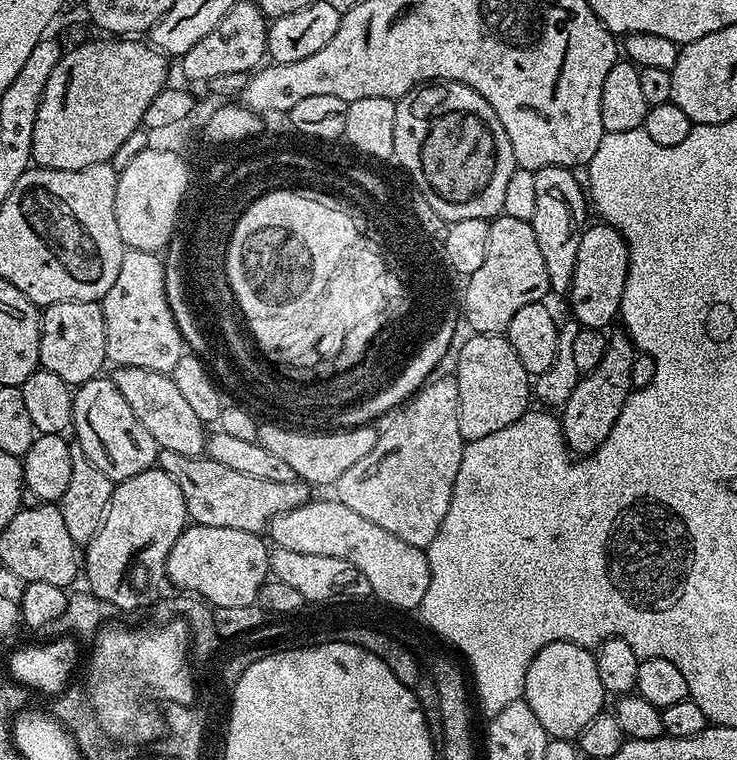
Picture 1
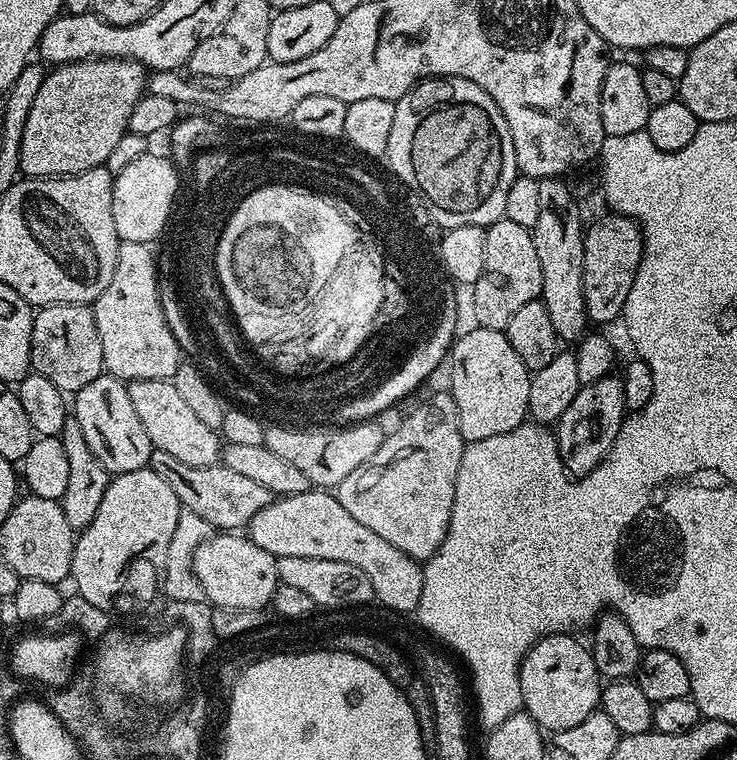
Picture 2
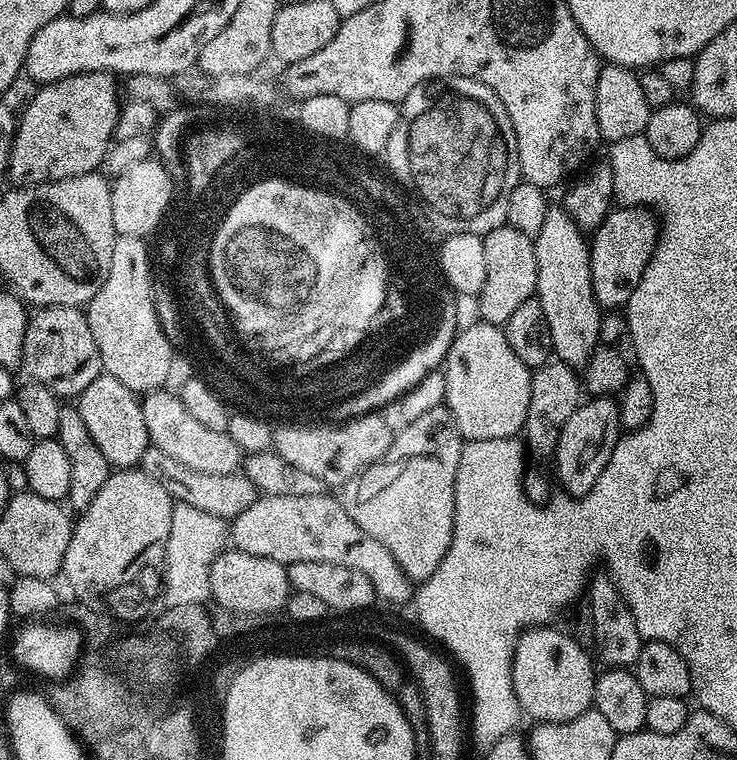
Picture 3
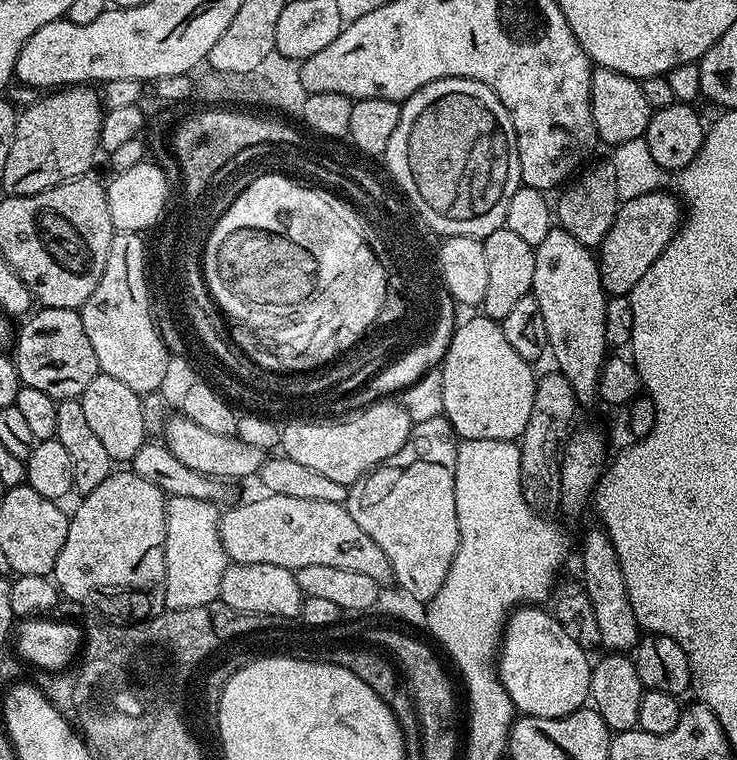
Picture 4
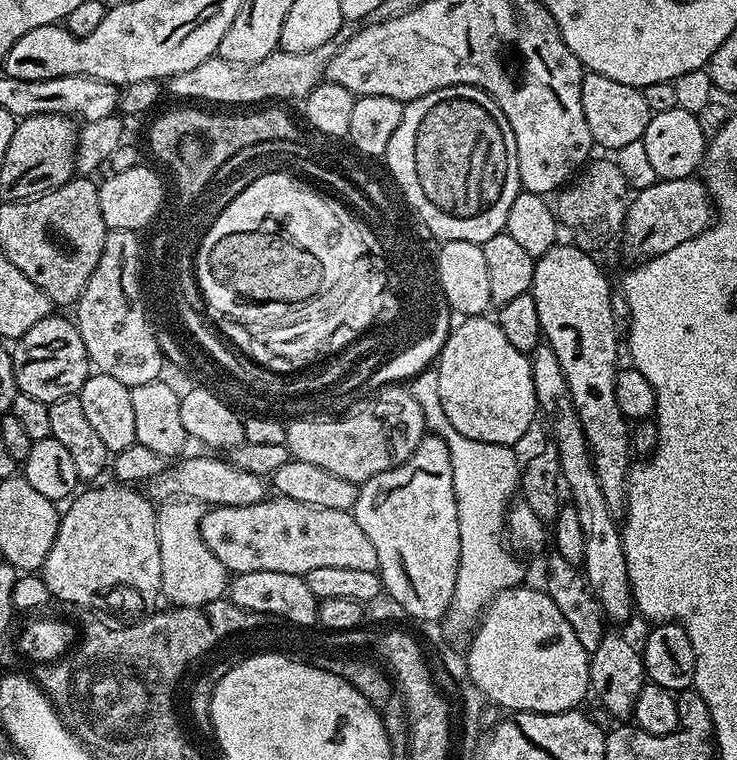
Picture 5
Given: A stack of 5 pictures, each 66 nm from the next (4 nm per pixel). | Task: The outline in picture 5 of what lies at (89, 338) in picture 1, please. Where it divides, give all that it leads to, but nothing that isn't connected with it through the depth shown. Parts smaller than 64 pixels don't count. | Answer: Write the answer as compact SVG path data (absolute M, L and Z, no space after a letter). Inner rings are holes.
M59 314L34 322L26 334L22 334L10 348L16 387L30 398L38 398L43 404L50 405L58 398L75 396L90 375L90 361L82 334L71 319Z

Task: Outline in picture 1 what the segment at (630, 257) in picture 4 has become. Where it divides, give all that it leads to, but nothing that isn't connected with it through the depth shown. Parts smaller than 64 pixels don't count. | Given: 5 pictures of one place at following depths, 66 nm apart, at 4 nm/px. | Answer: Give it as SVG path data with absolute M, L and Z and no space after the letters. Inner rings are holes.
M603 222L589 223L580 233L576 265L572 275L572 316L581 328L607 329L612 319L620 316L622 290L628 273L628 243L614 226Z

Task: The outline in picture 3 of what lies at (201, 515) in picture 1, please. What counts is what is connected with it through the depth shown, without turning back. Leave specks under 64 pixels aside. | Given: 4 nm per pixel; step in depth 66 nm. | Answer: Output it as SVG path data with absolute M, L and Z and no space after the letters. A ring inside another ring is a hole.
M151 446L142 454L138 467L140 471L150 474L150 478L155 478L172 495L173 501L194 506L195 509L217 515L227 522L235 520L238 514L242 514L242 510L246 510L246 506L258 499L255 486L250 482L250 478L244 476L243 471L237 470L230 474L201 474L199 470L190 470L190 466L177 462L171 454L165 454L163 450Z

